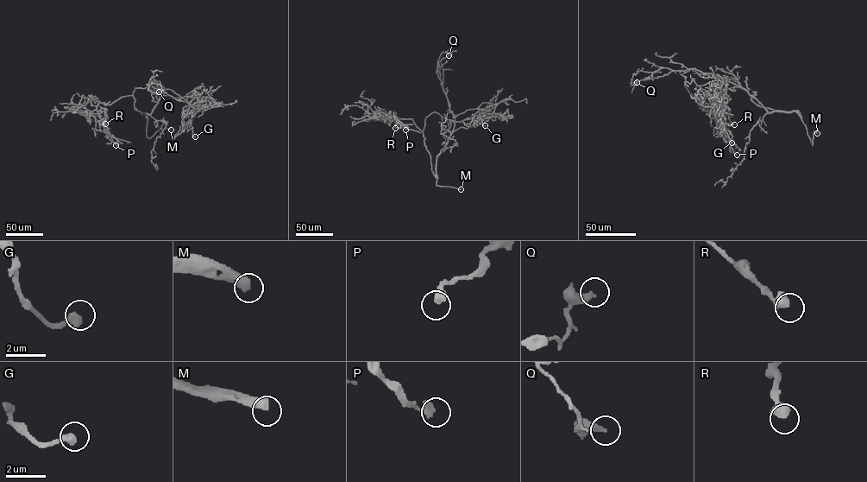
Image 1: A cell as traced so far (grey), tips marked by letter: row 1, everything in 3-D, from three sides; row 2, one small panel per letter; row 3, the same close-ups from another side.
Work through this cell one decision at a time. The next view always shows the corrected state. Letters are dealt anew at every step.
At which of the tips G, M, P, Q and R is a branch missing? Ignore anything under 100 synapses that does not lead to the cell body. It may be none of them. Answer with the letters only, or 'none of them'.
M

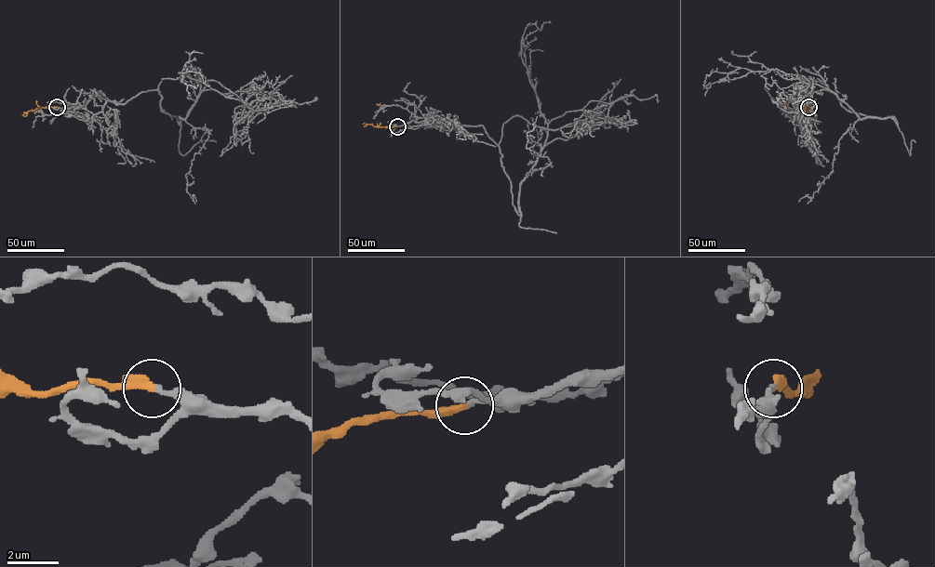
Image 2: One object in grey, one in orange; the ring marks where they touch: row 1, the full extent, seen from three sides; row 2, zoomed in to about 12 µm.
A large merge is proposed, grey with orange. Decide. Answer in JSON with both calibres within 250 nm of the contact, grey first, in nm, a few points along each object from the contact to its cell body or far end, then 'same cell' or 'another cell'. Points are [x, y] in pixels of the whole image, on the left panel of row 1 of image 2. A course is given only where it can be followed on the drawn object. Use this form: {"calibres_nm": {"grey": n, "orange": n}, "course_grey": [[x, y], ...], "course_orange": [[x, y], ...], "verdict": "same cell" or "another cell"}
{"calibres_nm": {"grey": 240, "orange": 360}, "course_grey": [[58, 107], [97, 114], [108, 100], [156, 90], [180, 125], [207, 84], [182, 70], [209, 86]], "course_orange": [[58, 107], [38, 108], [36, 100]], "verdict": "another cell"}

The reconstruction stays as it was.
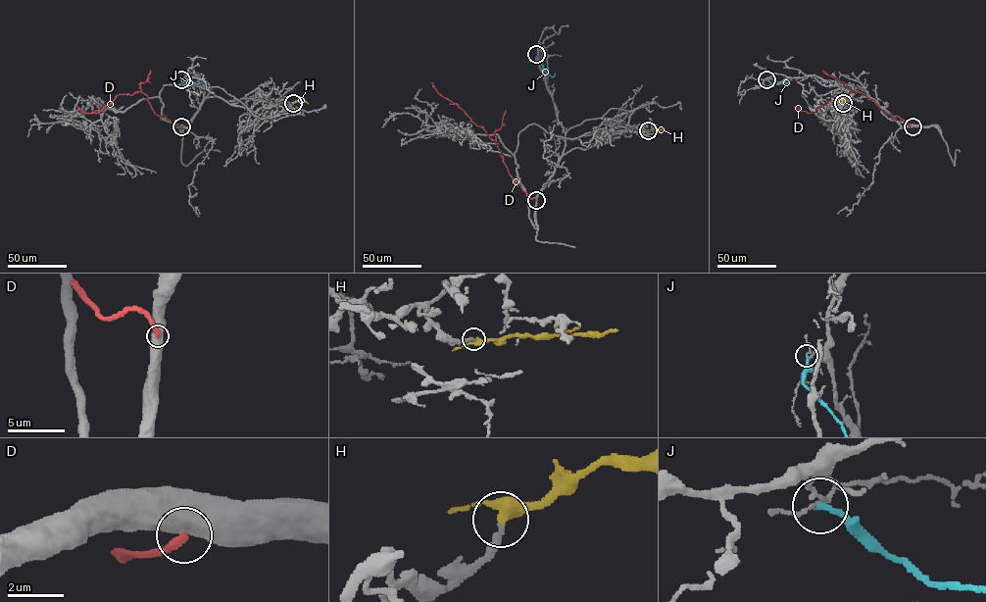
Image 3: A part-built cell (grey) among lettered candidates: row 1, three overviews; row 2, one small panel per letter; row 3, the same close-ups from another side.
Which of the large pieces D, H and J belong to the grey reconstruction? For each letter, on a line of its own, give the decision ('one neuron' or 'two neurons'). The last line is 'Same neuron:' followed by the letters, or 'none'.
D: two neurons
H: one neuron
J: two neurons
Same neuron: H

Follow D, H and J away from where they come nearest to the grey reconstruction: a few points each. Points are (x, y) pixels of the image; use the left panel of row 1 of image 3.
D: (181, 126), (154, 113), (140, 91), (119, 94), (97, 113), (85, 113), (77, 106)
H: (293, 103), (304, 100), (308, 103)
J: (181, 79), (186, 84), (200, 83)

